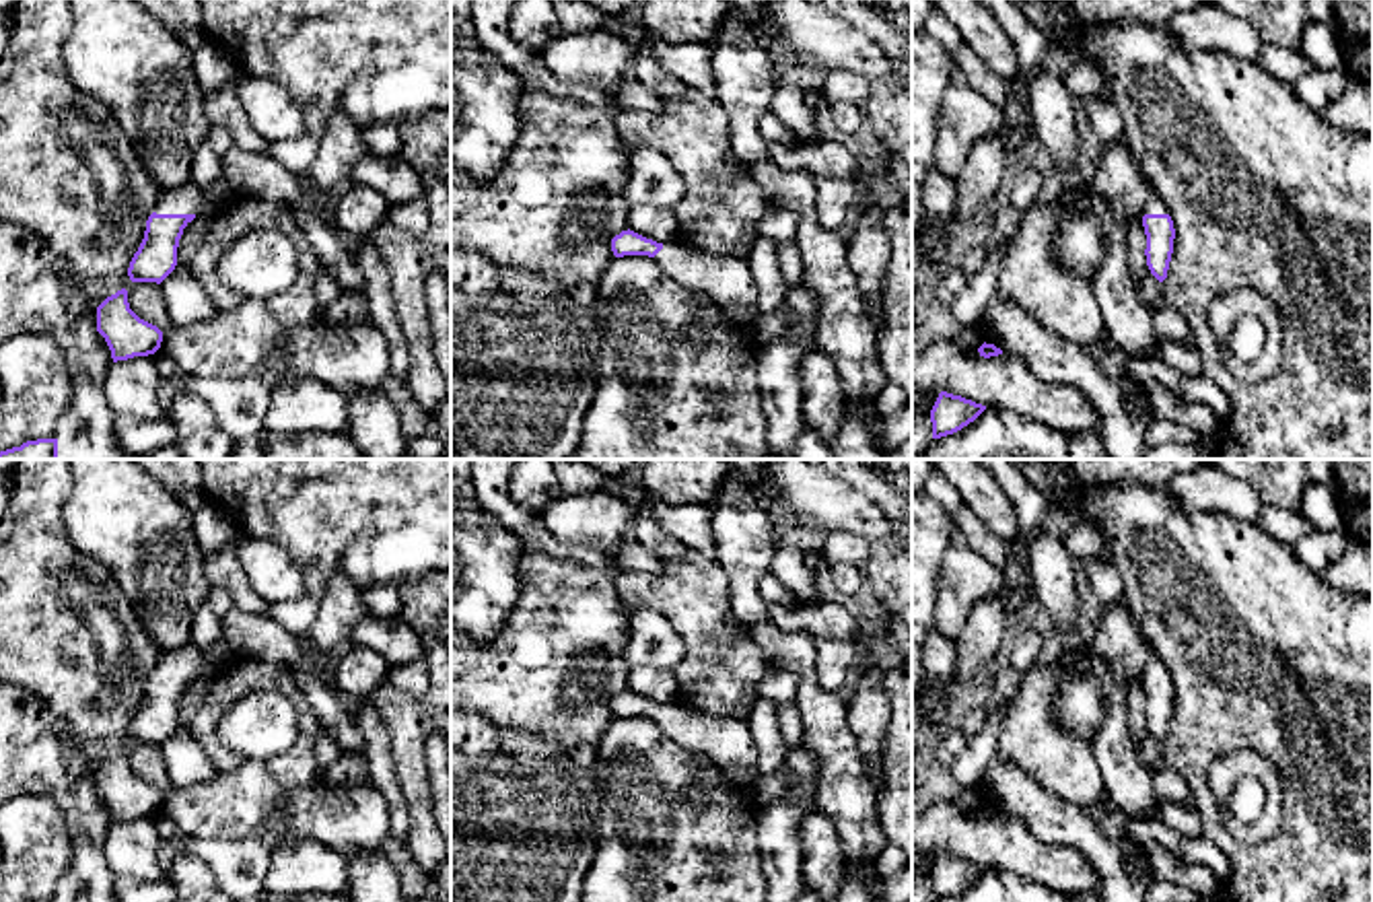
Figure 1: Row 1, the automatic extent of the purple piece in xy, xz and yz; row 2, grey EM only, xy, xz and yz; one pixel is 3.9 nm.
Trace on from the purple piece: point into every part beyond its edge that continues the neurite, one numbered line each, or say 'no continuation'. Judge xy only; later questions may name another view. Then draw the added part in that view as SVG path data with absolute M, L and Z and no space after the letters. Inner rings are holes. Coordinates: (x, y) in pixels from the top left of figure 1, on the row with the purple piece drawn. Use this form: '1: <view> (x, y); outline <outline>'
1: xy (188, 198); outline M187 181L179 187L167 189L159 200L159 204L154 206L154 212L156 214L200 214L200 212L218 214L228 206L233 198L235 196L228 196L218 206L206 206L202 189L196 183Z

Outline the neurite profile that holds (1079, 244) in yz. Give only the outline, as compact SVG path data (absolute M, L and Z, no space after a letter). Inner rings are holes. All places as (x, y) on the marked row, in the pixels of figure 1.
M1075 206L1060 208L1052 241L1054 257L1091 282L1105 257L1105 235L1097 214Z

